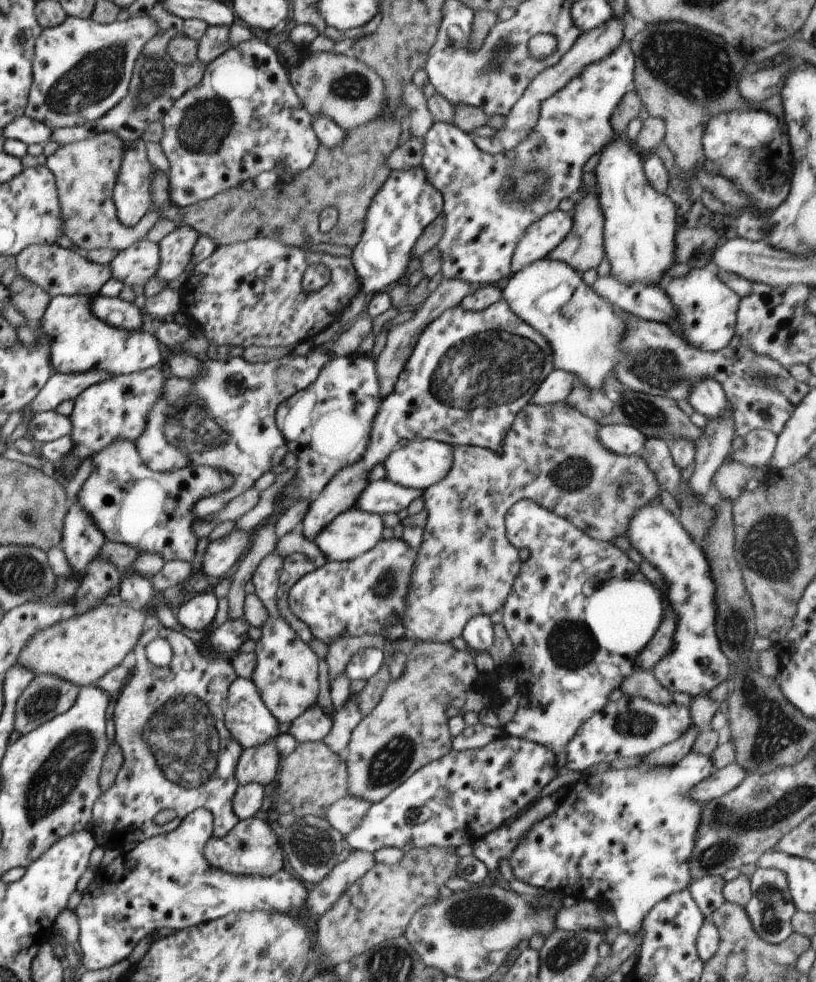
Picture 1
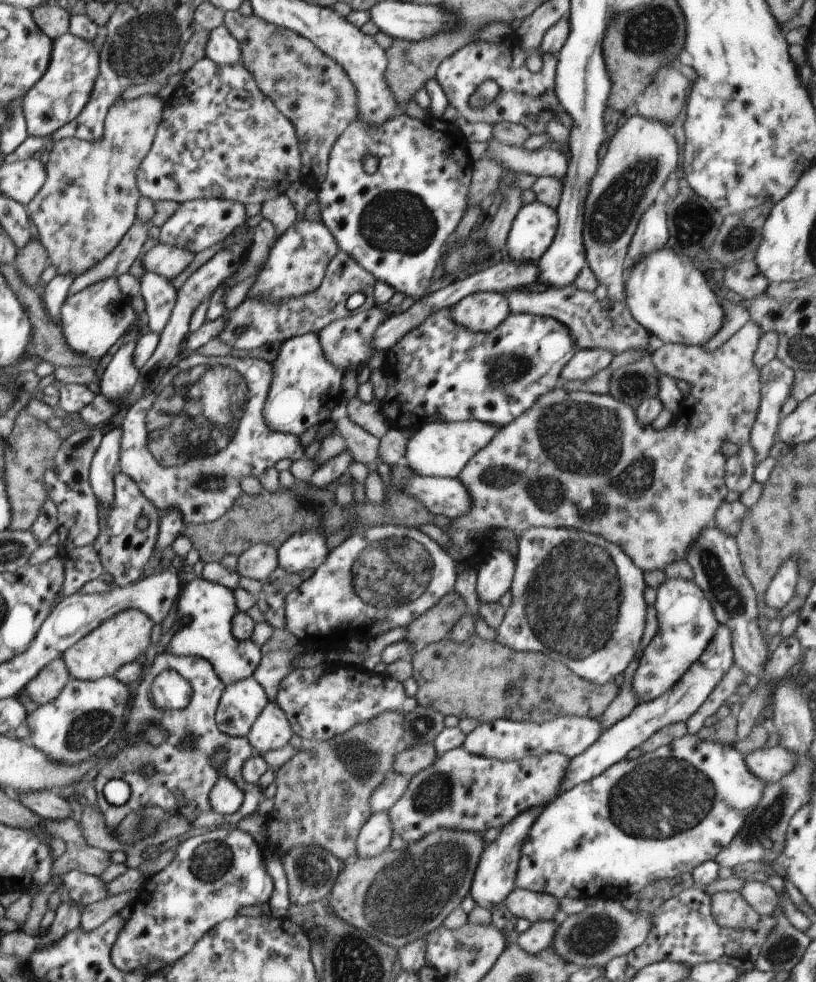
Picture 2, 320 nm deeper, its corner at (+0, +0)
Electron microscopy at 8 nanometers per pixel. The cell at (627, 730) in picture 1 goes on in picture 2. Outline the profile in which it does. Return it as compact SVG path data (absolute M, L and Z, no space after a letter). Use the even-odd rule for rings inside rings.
M576 715L556 717L541 723L494 719L487 723L479 723L465 736L463 747L469 753L502 762L512 762L524 757L539 757L544 753L565 754L573 759L588 750L601 734L599 720Z

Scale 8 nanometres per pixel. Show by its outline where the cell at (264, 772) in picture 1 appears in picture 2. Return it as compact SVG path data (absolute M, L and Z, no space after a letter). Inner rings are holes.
M274 700L262 709L258 718L255 718L246 737L253 746L254 753L261 755L263 752L288 745L292 735L293 730L288 717Z

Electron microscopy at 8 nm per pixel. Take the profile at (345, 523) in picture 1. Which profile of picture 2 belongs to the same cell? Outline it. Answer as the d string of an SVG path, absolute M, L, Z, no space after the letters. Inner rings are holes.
M319 530L293 534L277 548L278 564L281 569L297 573L304 569L316 570L330 550L326 547L326 537Z

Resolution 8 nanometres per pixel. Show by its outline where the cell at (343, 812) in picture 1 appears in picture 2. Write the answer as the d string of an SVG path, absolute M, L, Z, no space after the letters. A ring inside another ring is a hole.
M390 772L387 777L382 781L382 784L373 792L373 795L369 798L369 807L371 808L371 814L380 811L389 811L394 803L406 792L411 778L406 778L403 774Z

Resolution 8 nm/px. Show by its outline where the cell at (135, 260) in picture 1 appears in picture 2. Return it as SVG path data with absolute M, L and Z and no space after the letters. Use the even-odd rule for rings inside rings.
M159 243L144 254L141 262L146 271L155 272L172 280L190 266L195 255L194 251Z

